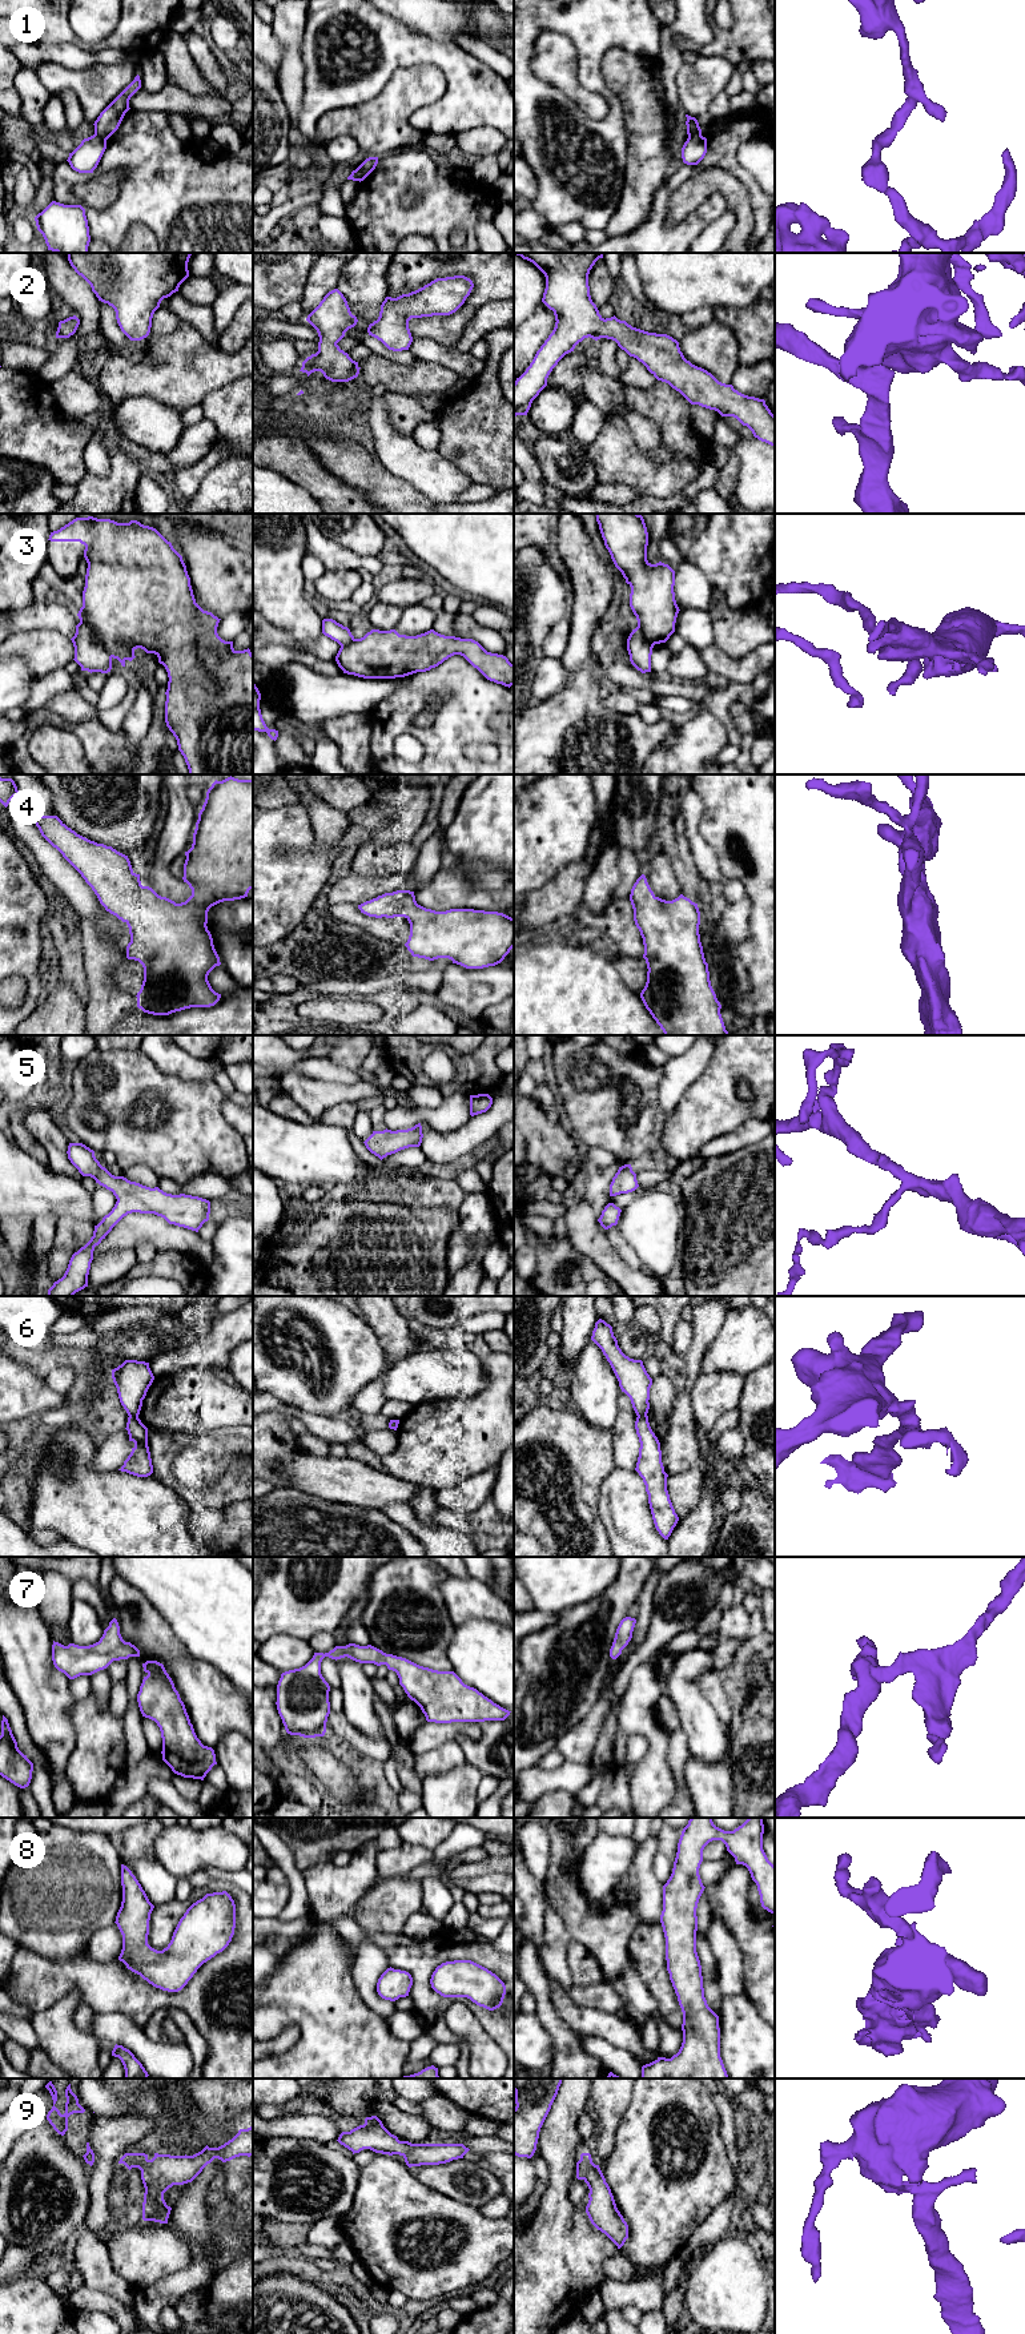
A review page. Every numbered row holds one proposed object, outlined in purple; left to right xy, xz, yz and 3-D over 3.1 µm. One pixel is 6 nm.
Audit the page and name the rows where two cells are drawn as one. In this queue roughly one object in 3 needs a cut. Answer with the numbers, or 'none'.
1, 3, 6

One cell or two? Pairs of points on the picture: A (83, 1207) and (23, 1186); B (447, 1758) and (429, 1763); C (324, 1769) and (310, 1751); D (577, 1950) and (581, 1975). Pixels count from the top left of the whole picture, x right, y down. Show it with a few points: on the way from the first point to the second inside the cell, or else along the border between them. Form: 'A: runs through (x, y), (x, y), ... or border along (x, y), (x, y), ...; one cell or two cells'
A: runs through (68, 1196), (37, 1191); one cell
B: runs through (443, 1758), (433, 1762); one cell
C: runs through (324, 1765), (314, 1755); one cell
D: runs through (578, 1956), (581, 1968); one cell

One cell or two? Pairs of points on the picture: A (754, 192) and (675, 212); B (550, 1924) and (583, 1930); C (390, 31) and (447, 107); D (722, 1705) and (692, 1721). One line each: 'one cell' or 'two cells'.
A: two cells
B: two cells
C: one cell
D: two cells

